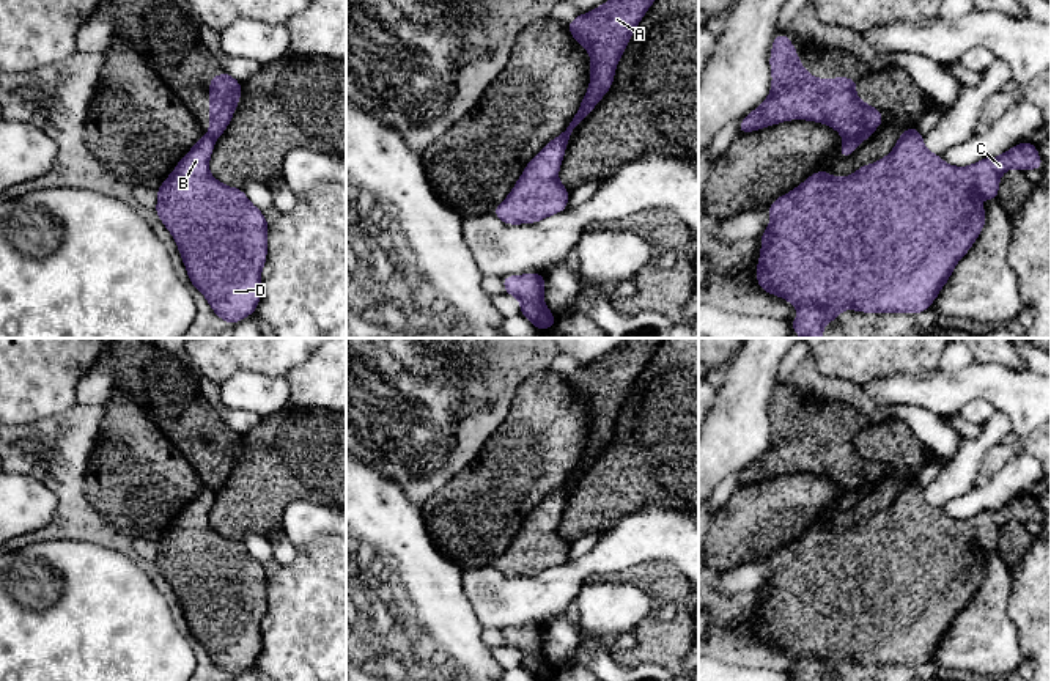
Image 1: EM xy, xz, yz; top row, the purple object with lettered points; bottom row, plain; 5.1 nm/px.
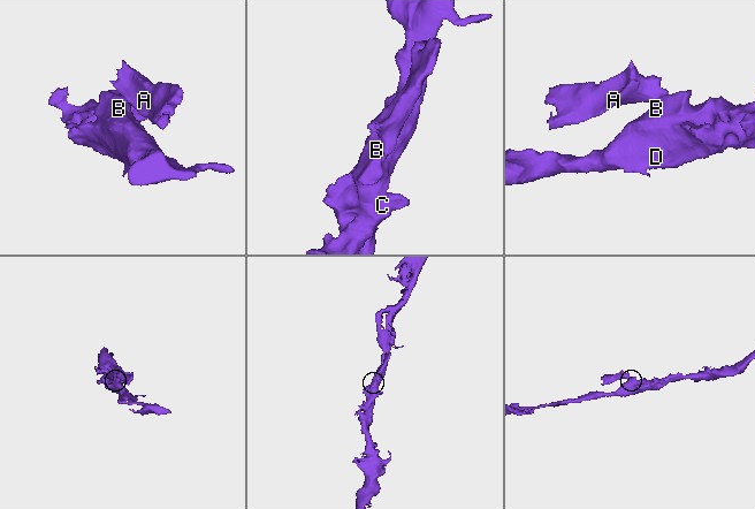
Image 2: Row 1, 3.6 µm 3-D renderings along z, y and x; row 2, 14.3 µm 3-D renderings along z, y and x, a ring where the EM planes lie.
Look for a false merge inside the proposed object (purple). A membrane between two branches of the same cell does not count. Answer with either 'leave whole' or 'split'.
split

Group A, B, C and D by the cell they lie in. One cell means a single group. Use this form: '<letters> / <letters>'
A / B C D

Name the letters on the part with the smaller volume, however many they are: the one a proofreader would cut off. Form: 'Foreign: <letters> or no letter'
Foreign: A

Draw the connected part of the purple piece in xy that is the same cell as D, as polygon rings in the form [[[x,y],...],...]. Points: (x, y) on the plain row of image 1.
[[[205,486],[175,522],[156,541],[154,565],[173,588],[190,639],[208,653],[211,662],[227,676],[236,676],[255,665],[261,646],[261,621],[267,610],[267,576],[242,541],[230,539],[209,525],[216,492]]]

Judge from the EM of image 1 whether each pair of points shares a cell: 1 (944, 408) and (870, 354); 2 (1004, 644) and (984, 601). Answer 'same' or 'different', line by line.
1: different
2: same

